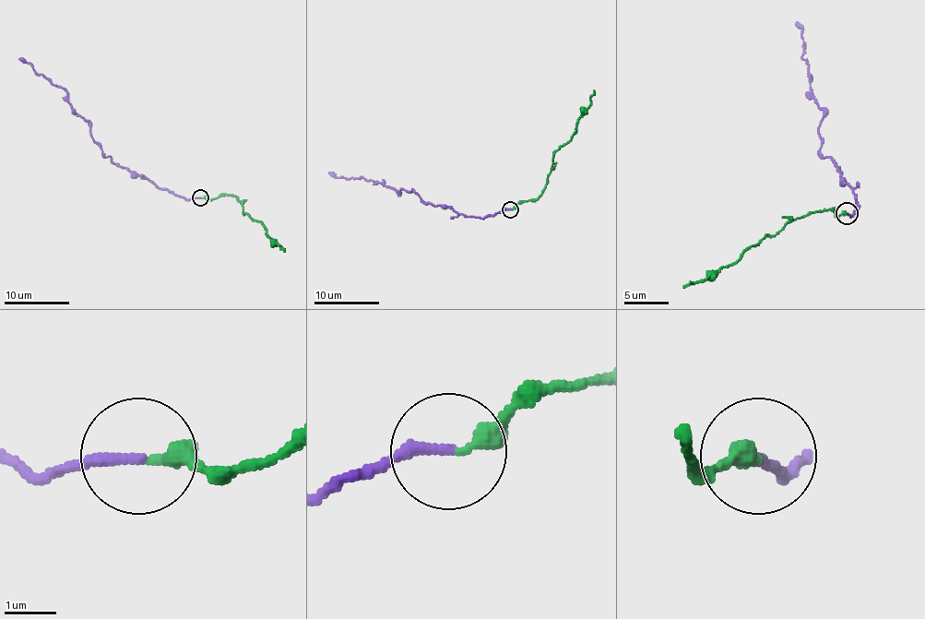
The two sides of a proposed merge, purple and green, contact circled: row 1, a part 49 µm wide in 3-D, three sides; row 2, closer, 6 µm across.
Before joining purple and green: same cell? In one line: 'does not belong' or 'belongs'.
does not belong

